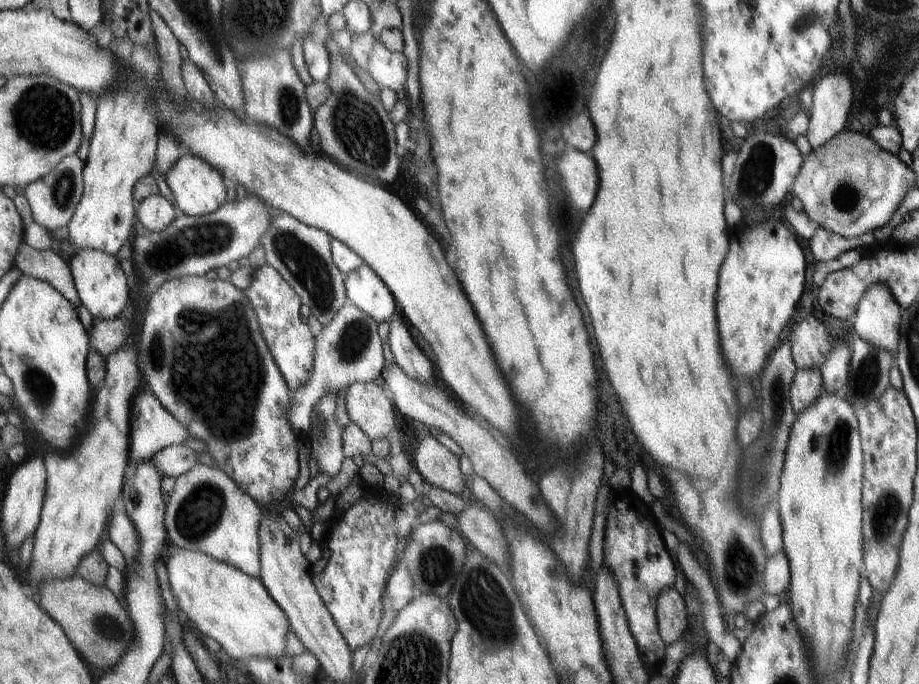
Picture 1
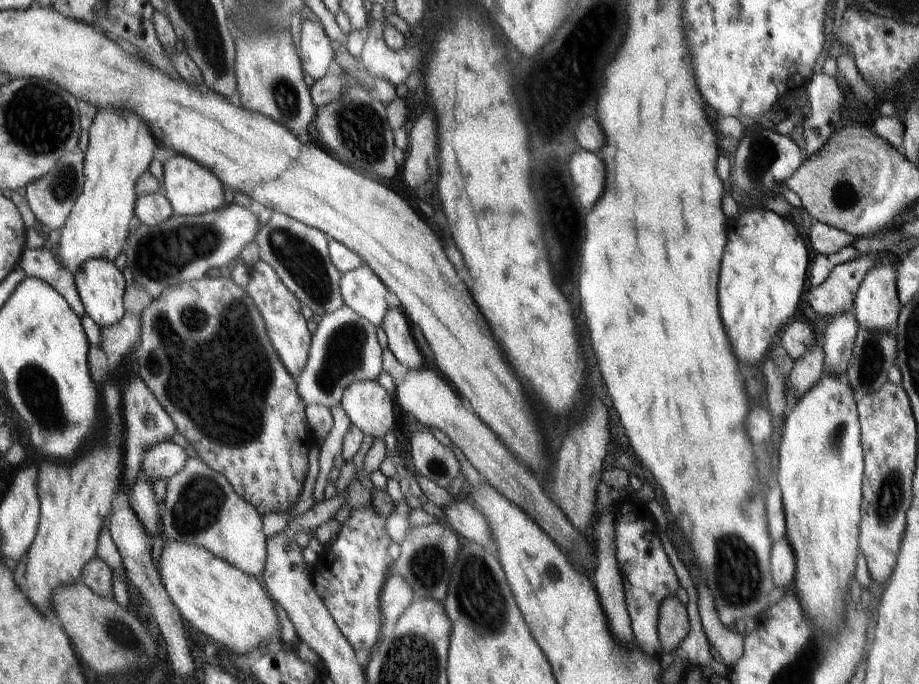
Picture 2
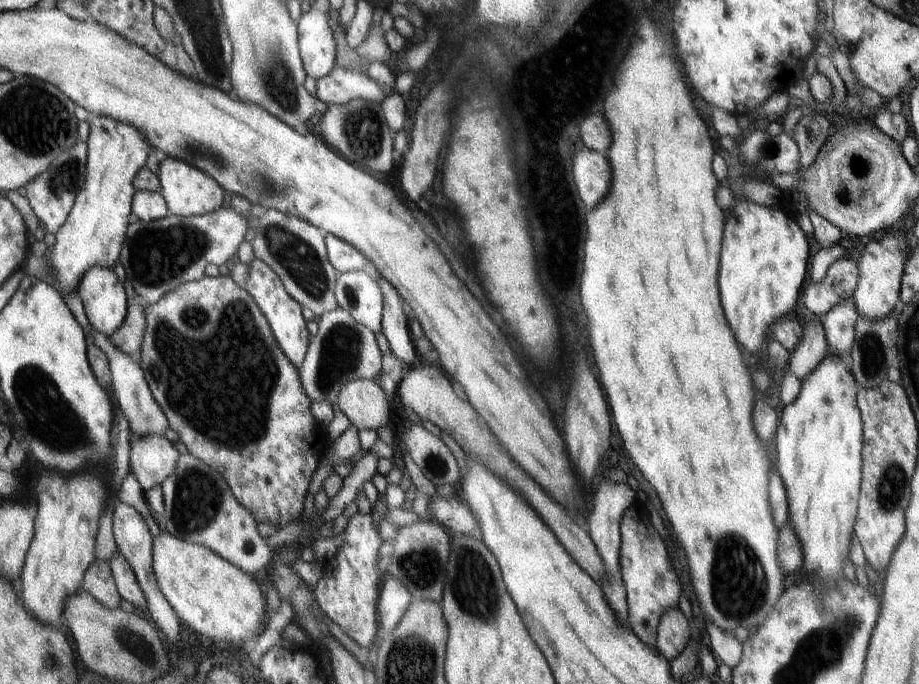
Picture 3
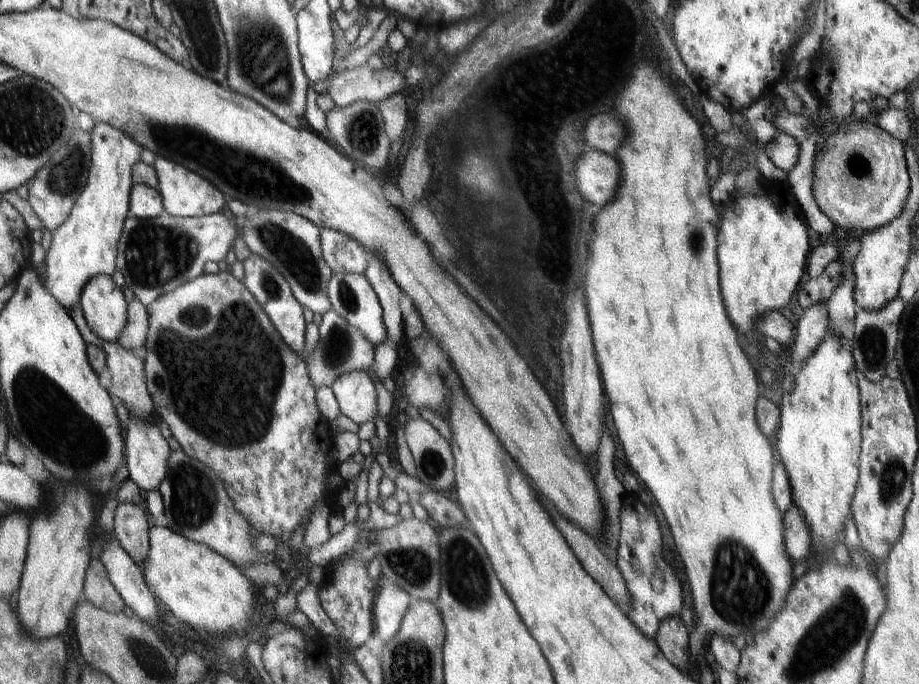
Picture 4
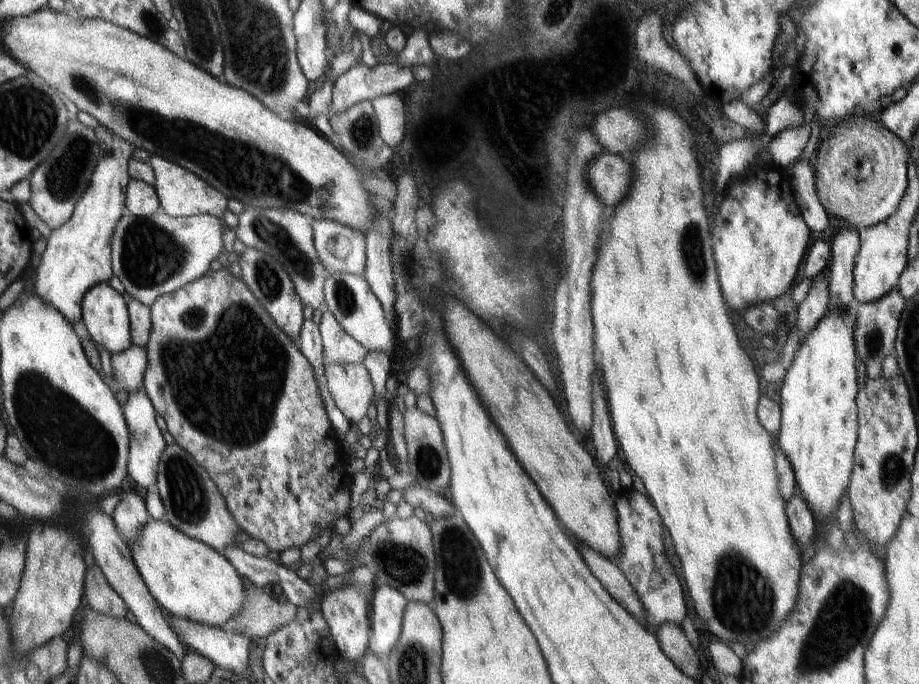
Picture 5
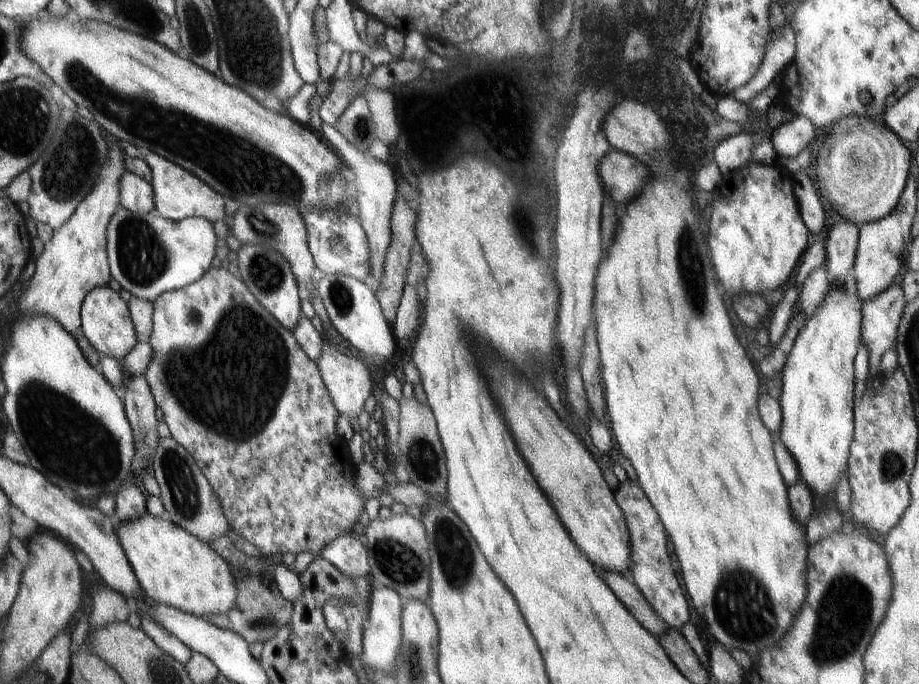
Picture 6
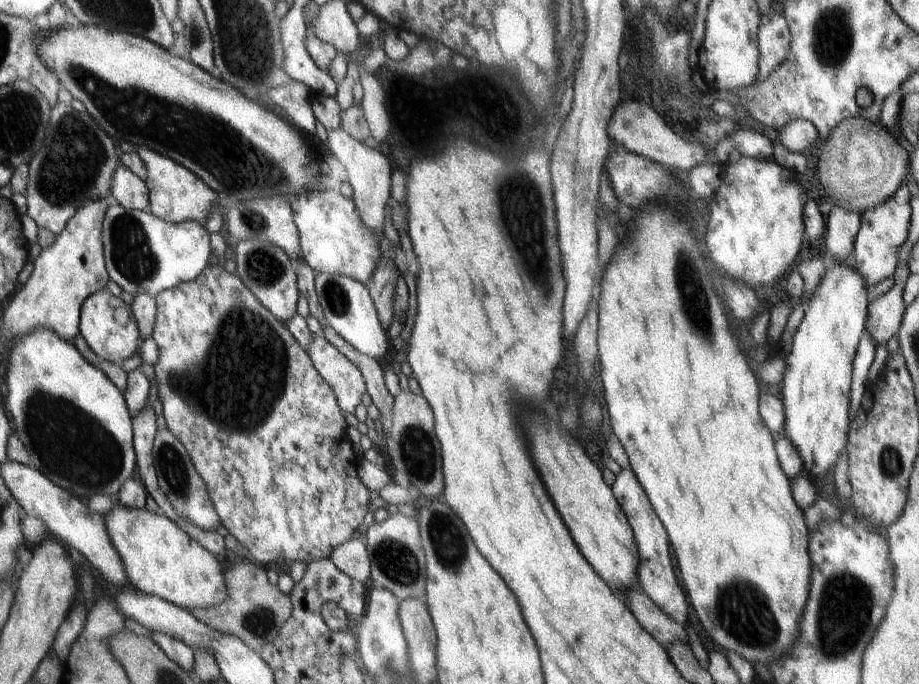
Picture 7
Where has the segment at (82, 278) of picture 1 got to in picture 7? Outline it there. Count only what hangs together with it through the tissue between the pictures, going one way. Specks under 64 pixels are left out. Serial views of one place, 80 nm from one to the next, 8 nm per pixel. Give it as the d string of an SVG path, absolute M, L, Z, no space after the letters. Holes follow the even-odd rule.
M108 290L98 291L84 302L79 332L88 348L106 362L122 364L137 351L140 332L131 306L127 306L120 297L113 296Z

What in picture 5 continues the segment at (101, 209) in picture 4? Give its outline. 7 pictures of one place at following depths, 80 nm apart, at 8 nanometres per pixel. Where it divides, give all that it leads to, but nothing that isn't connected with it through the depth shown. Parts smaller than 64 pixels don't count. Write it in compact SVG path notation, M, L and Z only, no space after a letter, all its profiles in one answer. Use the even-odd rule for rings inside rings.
M100 124L94 132L100 140L100 154L91 181L76 203L70 220L53 229L47 238L47 247L41 255L34 280L34 293L53 304L72 324L81 320L81 302L86 292L95 284L108 283L112 278L109 242L114 227L127 211L127 186L131 181L128 161L133 157L134 147Z

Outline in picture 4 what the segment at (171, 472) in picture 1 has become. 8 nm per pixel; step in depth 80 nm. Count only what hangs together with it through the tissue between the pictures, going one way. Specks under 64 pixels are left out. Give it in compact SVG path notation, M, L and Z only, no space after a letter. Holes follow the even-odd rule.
M131 415L129 419L124 452L126 468L129 470L129 480L134 481L143 493L156 490L168 472L169 456L173 450L170 449L168 441L154 422L148 423Z

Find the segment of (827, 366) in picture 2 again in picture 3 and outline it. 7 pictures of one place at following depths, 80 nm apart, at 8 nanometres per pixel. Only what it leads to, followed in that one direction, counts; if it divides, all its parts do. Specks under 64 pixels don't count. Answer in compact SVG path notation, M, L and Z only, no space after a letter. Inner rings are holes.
M844 299L822 316L821 325L828 345L827 354L847 358L855 337L855 324L859 312L855 309L853 299Z

